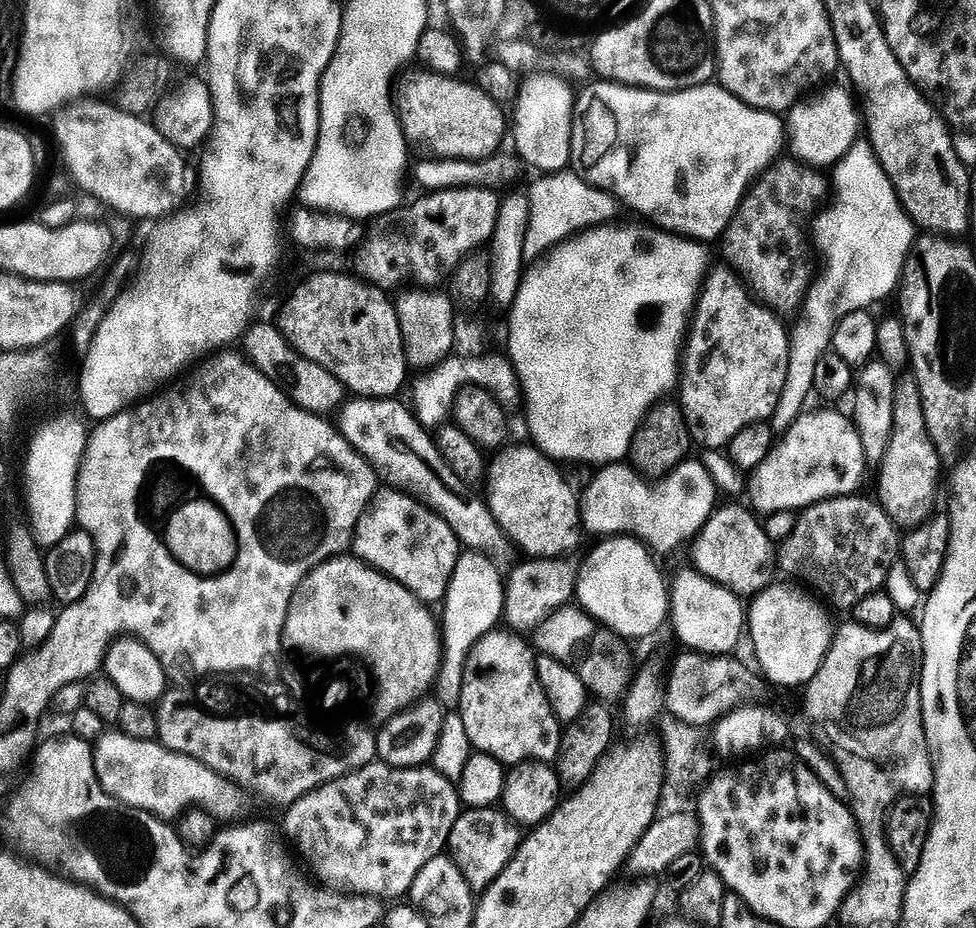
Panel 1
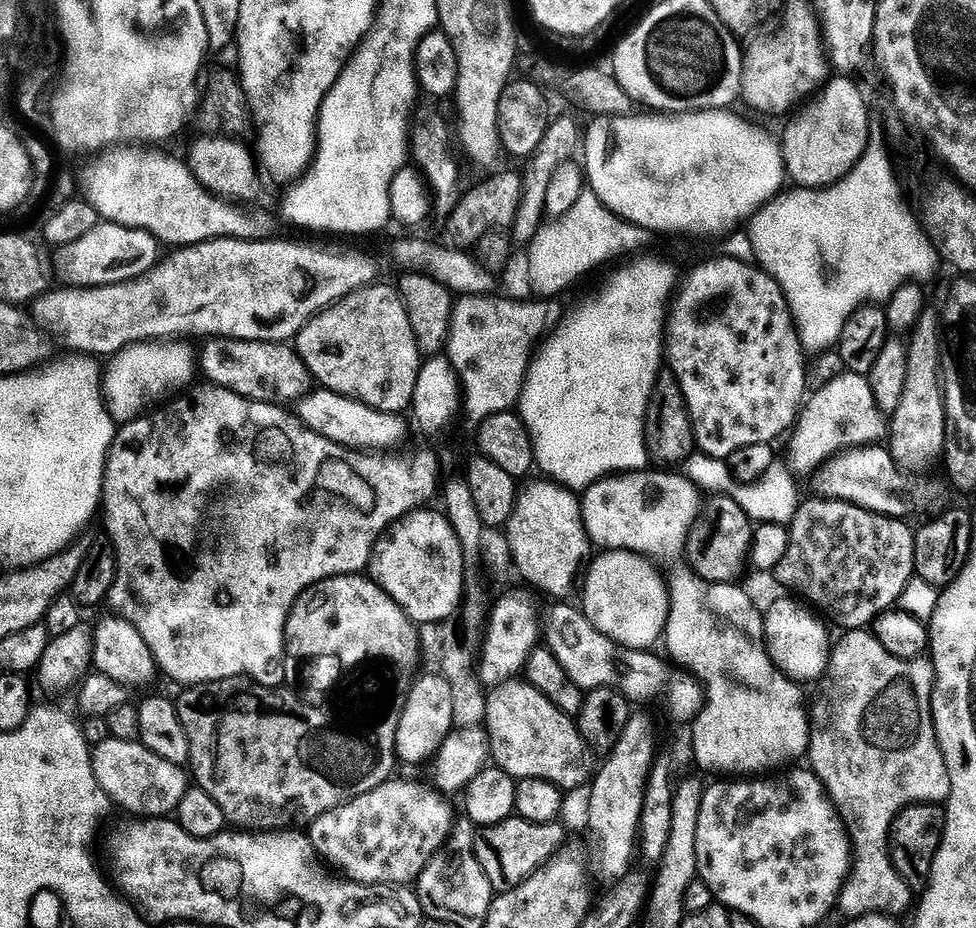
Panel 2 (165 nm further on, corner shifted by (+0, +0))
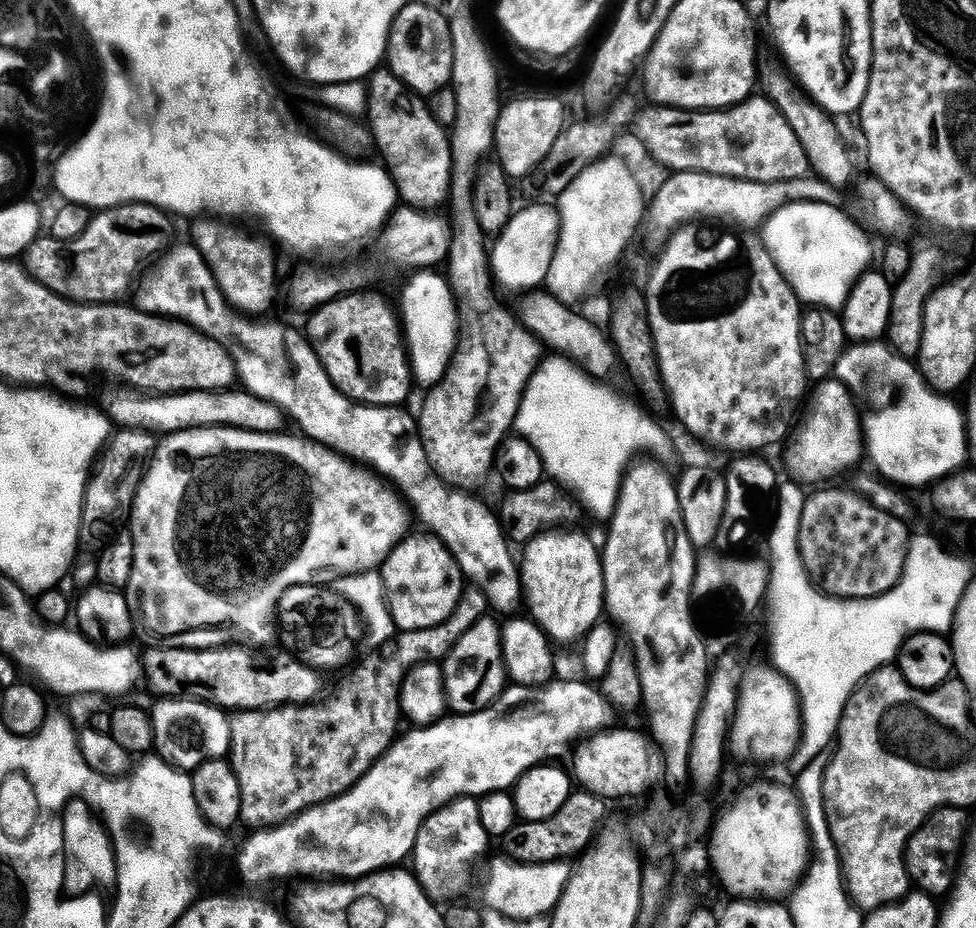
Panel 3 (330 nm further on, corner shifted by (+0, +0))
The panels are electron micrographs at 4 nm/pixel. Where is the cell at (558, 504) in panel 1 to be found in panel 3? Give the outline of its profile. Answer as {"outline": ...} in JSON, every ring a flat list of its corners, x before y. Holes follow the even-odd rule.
{"outline":[[553,530,535,536,523,549,524,562,519,565,526,608,553,641,587,637,587,632,606,612,601,549,590,537,568,531,572,530]]}

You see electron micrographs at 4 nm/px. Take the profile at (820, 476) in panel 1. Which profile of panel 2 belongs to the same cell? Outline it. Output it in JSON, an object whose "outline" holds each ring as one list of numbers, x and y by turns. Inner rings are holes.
{"outline":[[876,444,849,449,831,458,815,473,815,493,823,499,848,501,859,508,903,520,928,512,943,502,945,485,942,482,941,485,934,480,927,484,920,478,910,480,891,451,882,447]]}

